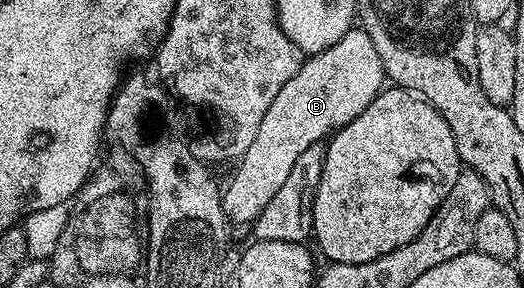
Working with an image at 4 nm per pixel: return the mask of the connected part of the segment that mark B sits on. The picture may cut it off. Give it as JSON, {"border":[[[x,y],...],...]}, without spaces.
{"border":[[[352,29],[344,33],[344,37],[336,41],[336,45],[303,58],[300,69],[296,69],[296,77],[290,78],[284,89],[276,93],[272,105],[268,105],[268,113],[264,113],[264,121],[260,121],[260,129],[256,129],[252,145],[248,145],[242,158],[237,160],[235,167],[238,168],[235,169],[230,184],[227,187],[225,184],[222,191],[222,208],[226,214],[227,224],[231,228],[253,228],[260,213],[264,213],[264,205],[268,205],[268,201],[272,201],[272,196],[280,189],[280,185],[284,185],[292,165],[296,165],[296,157],[300,157],[304,149],[322,143],[338,128],[348,125],[348,121],[360,117],[360,113],[364,113],[364,109],[372,105],[378,92],[383,90],[385,79],[386,73],[382,68],[380,53],[376,53],[376,45],[372,45],[368,33],[361,29]]]}

